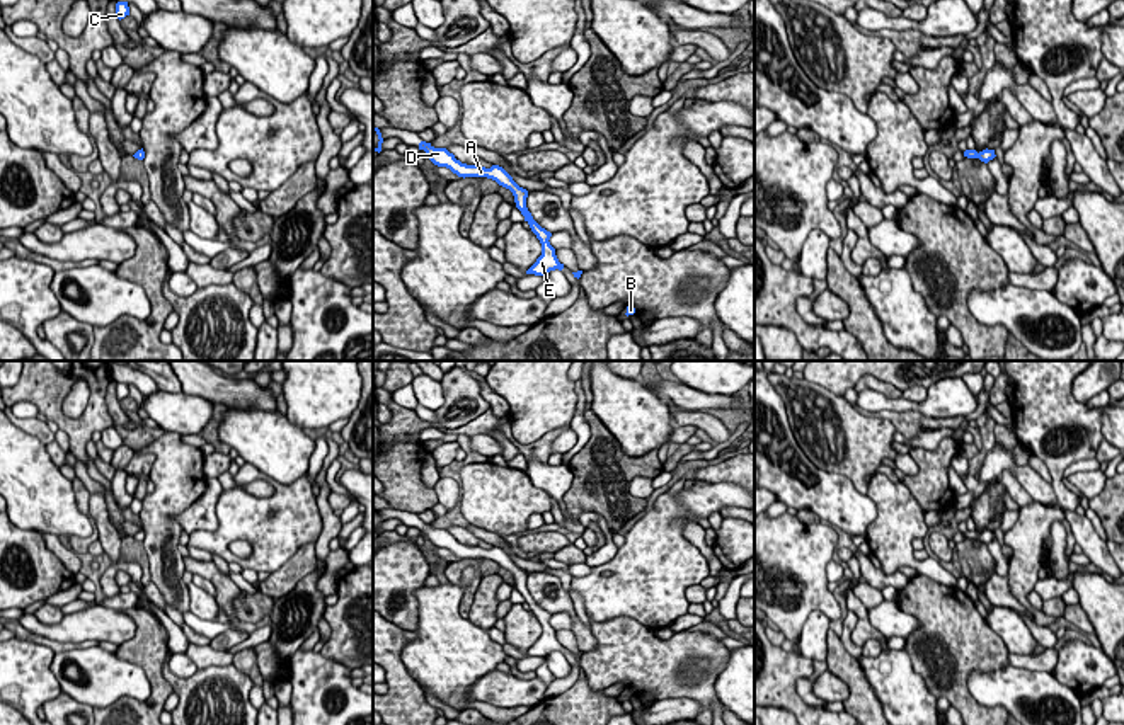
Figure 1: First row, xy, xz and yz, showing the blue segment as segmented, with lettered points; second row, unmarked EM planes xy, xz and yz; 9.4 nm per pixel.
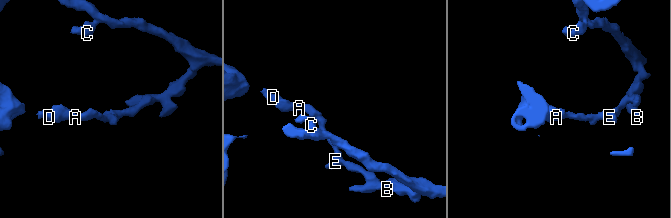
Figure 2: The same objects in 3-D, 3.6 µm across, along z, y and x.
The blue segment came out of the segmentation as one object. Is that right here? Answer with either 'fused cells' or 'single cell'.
fused cells

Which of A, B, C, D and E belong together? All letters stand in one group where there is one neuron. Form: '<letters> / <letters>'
A D / B C E

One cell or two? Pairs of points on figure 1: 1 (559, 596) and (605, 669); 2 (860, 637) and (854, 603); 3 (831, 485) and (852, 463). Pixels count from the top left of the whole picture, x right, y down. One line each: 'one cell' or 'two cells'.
1: two cells
2: one cell
3: two cells

